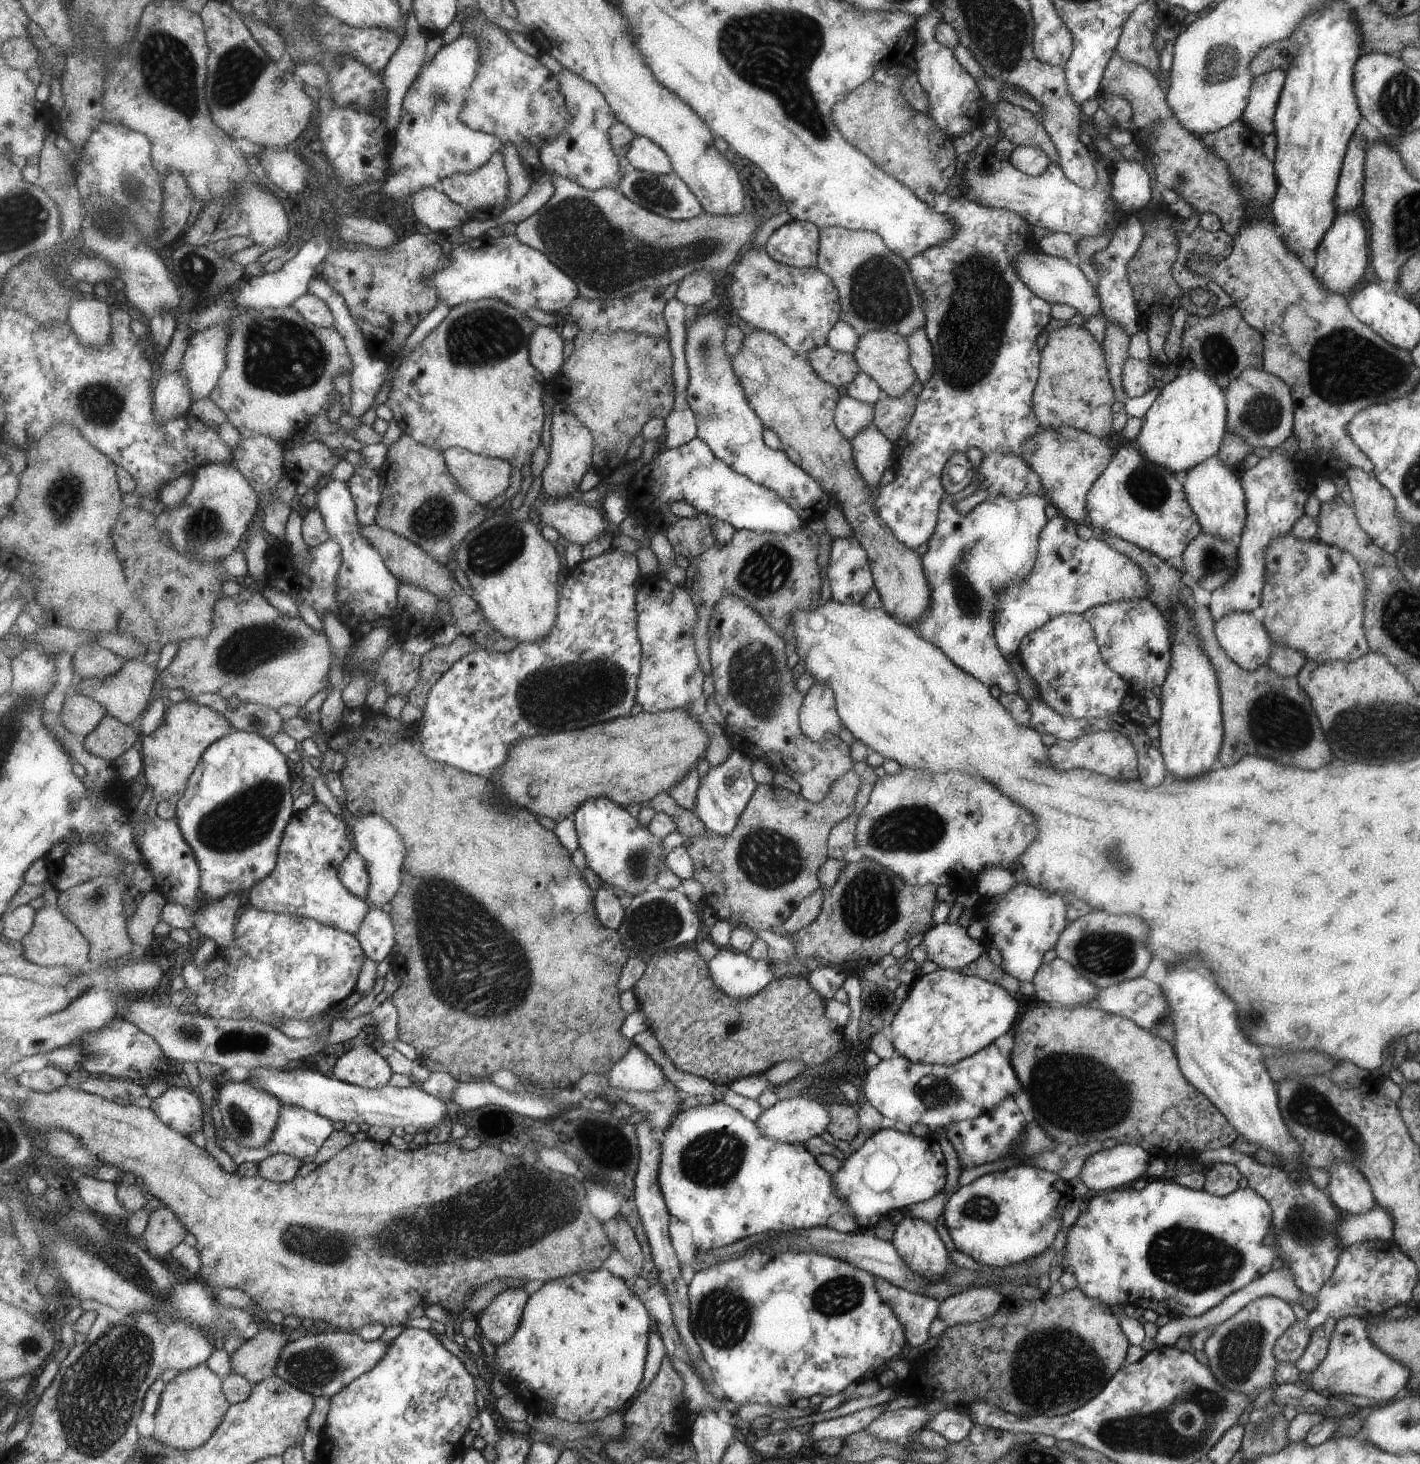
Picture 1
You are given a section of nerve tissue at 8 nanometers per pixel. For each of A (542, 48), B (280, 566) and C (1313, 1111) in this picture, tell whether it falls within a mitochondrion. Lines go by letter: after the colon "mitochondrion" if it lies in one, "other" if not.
A: other
B: other
C: mitochondrion

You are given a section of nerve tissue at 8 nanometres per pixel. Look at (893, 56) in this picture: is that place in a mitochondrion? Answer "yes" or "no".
no

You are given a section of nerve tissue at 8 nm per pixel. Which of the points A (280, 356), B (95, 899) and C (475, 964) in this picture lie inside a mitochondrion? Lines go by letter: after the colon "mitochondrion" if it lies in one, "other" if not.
A: mitochondrion
B: mitochondrion
C: mitochondrion

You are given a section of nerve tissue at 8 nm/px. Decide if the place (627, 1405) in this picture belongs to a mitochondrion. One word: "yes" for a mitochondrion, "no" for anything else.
no

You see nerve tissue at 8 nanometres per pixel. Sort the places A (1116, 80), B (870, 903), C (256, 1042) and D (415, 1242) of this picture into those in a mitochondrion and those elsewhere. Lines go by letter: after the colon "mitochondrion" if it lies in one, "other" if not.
A: other
B: mitochondrion
C: mitochondrion
D: mitochondrion

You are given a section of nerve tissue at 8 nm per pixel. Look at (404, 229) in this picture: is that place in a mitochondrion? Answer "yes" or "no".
no

